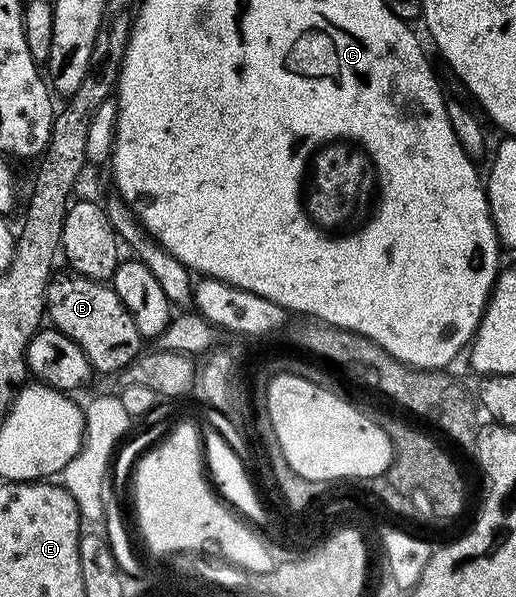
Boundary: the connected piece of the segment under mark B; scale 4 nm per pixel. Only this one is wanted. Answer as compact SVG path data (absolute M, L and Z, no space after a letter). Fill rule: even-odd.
M54 275L45 291L47 320L58 332L67 334L83 354L87 354L94 373L124 372L126 366L143 351L143 338L135 326L135 318L127 314L127 306L119 302L119 294L108 283L86 276Z

